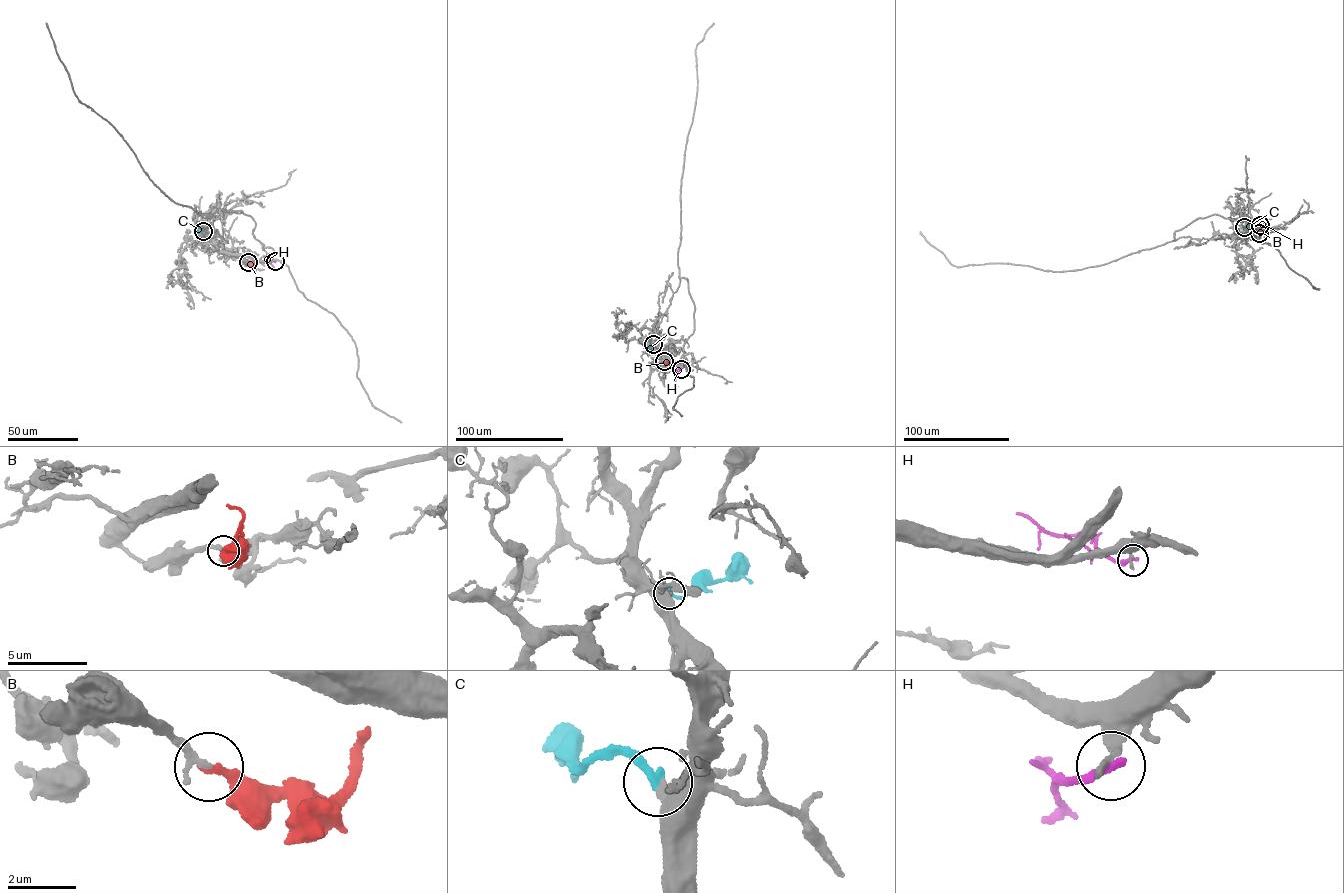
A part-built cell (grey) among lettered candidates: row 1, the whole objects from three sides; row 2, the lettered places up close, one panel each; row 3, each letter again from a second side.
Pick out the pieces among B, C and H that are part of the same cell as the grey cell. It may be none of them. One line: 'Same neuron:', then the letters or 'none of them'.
Same neuron: B, C

